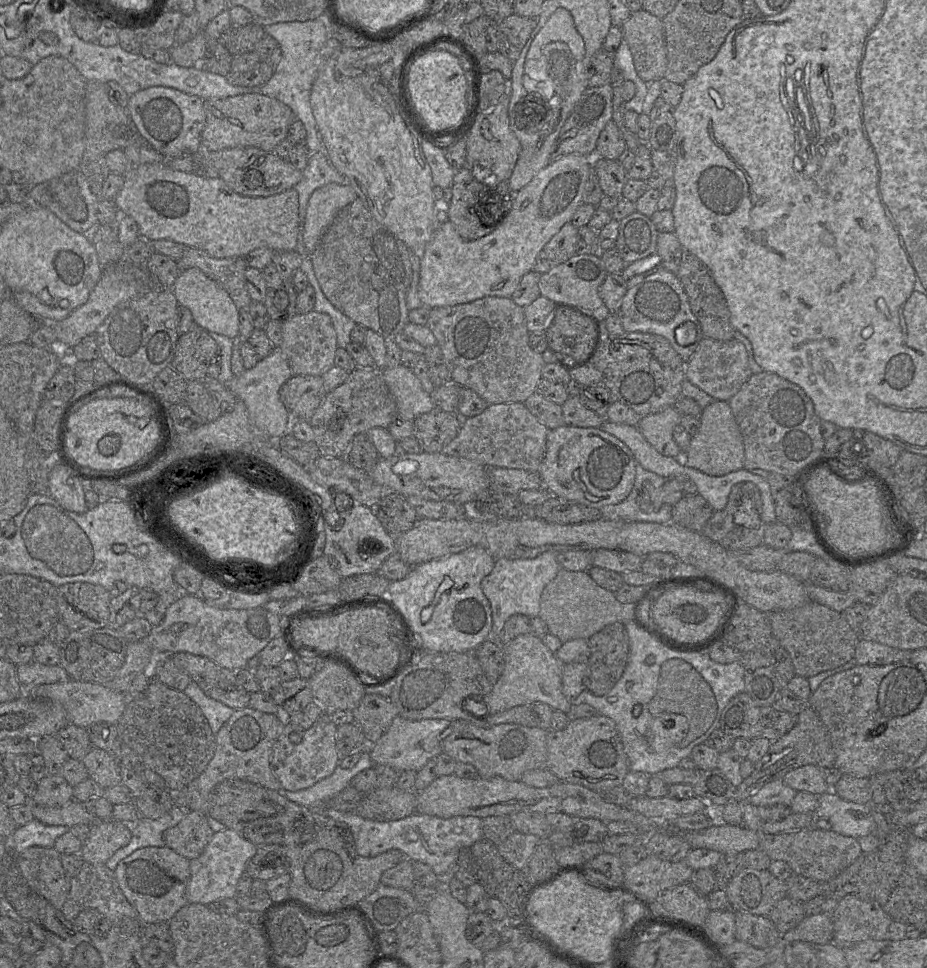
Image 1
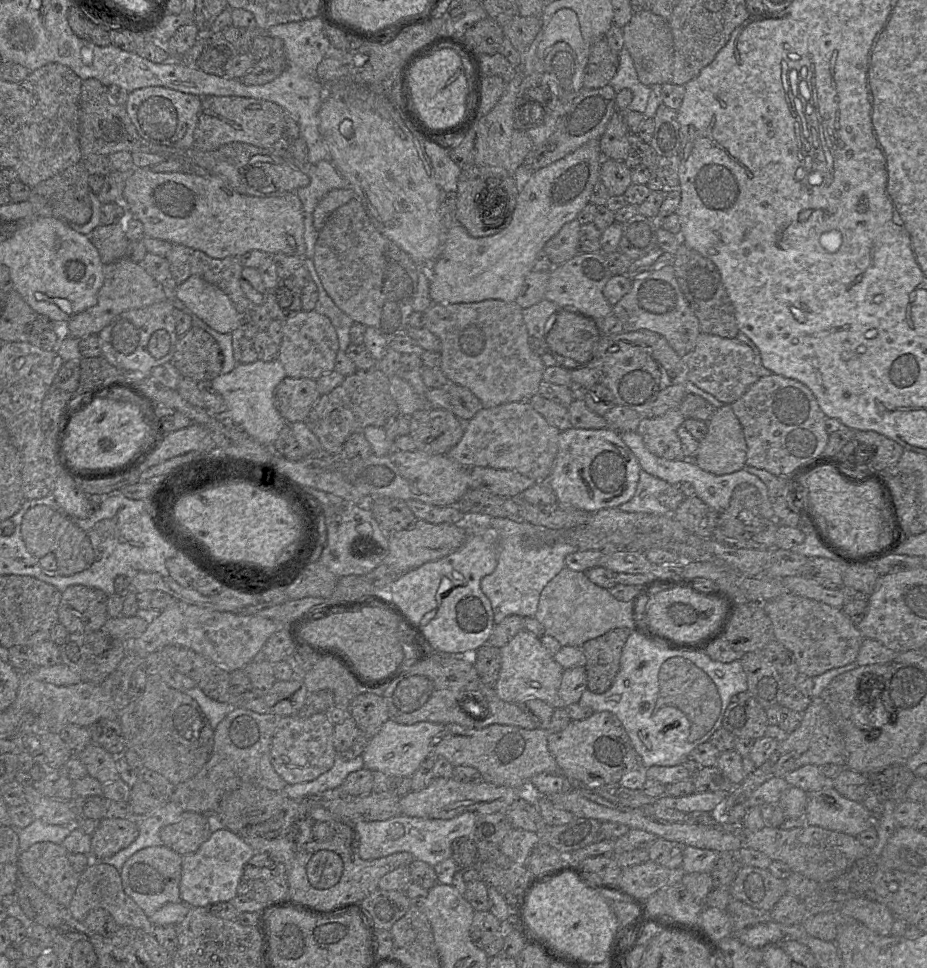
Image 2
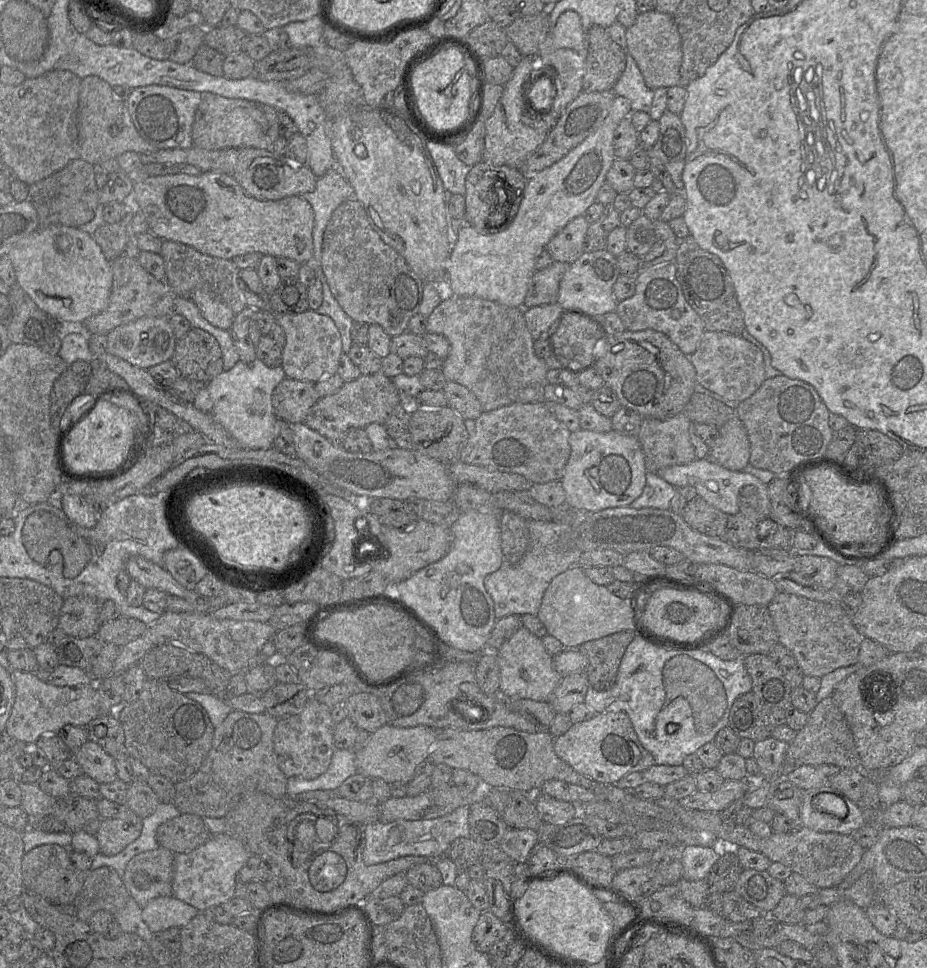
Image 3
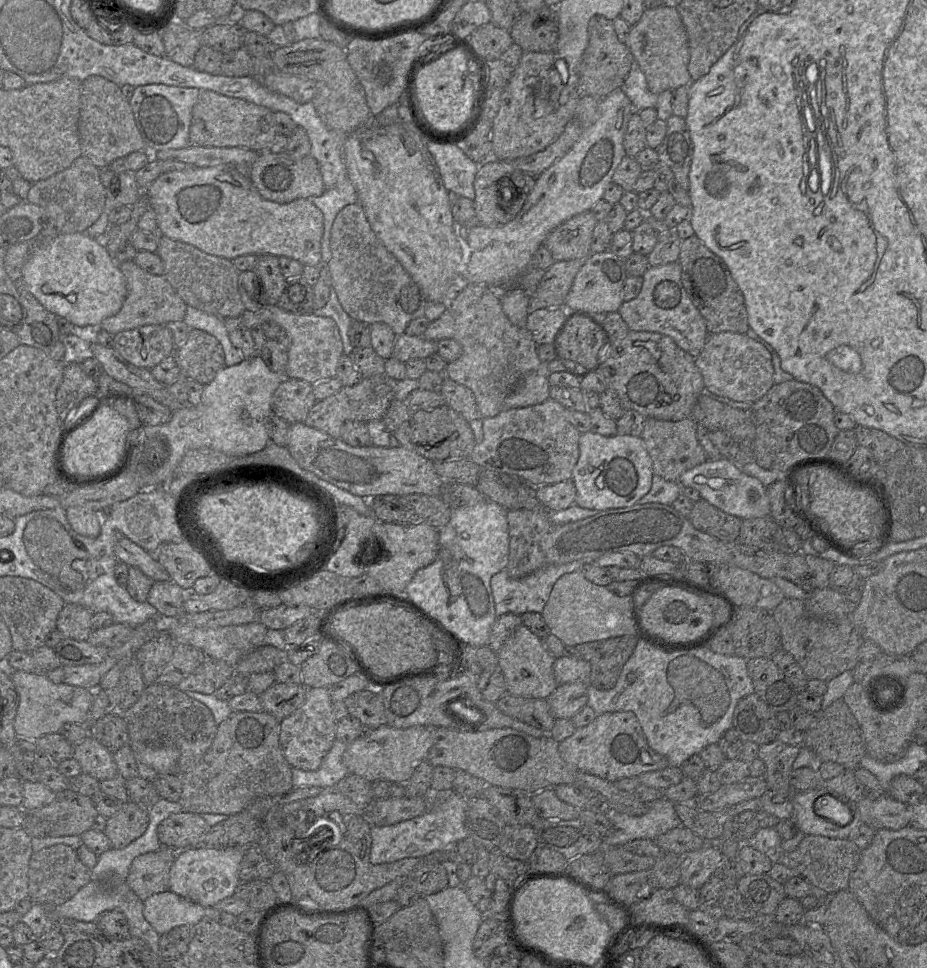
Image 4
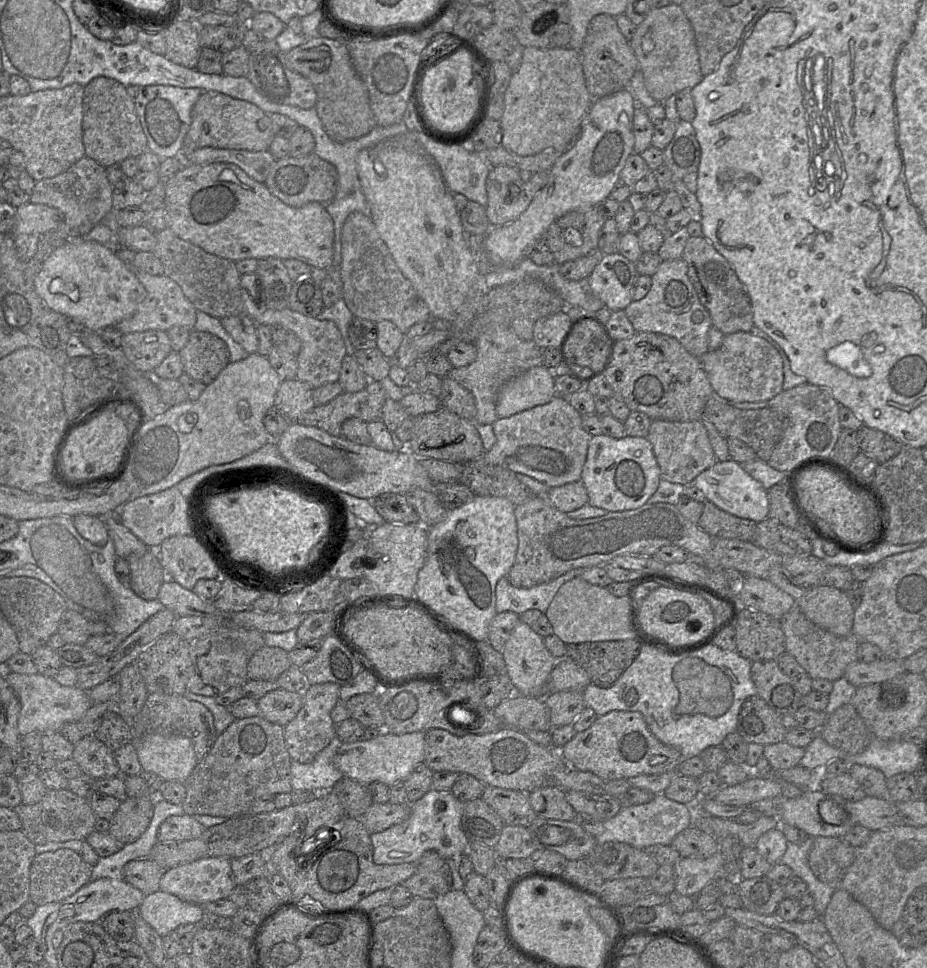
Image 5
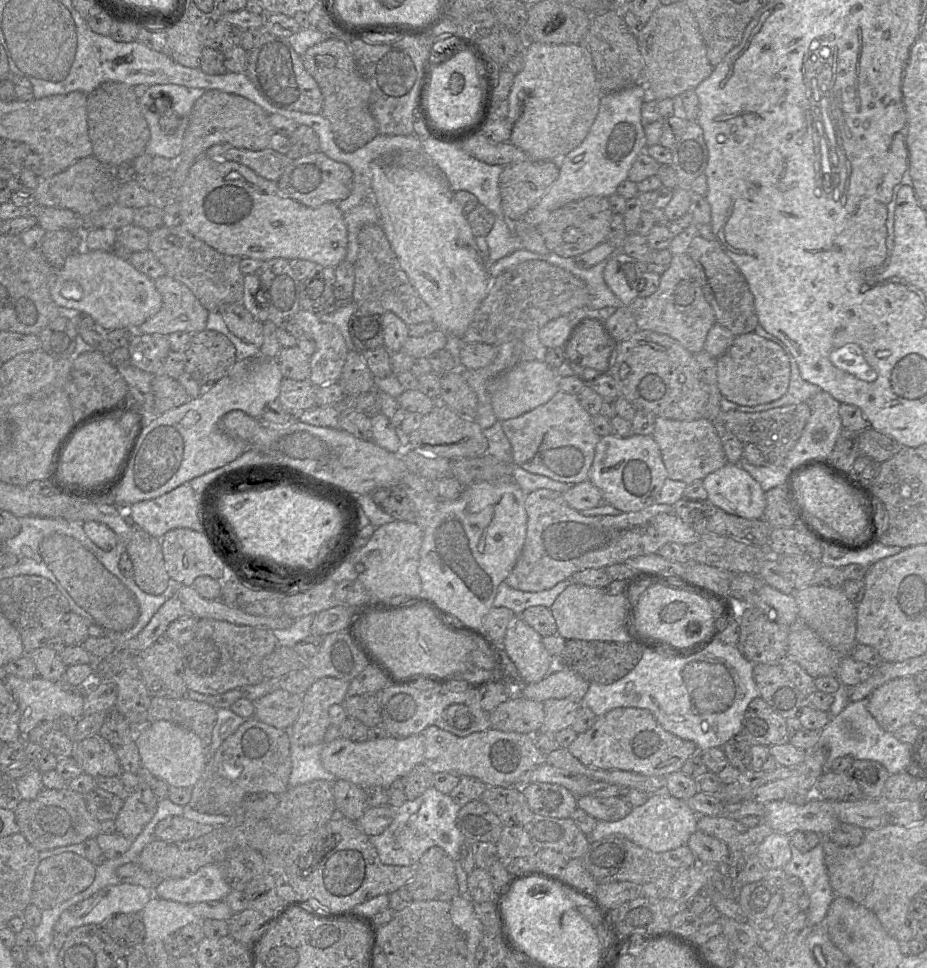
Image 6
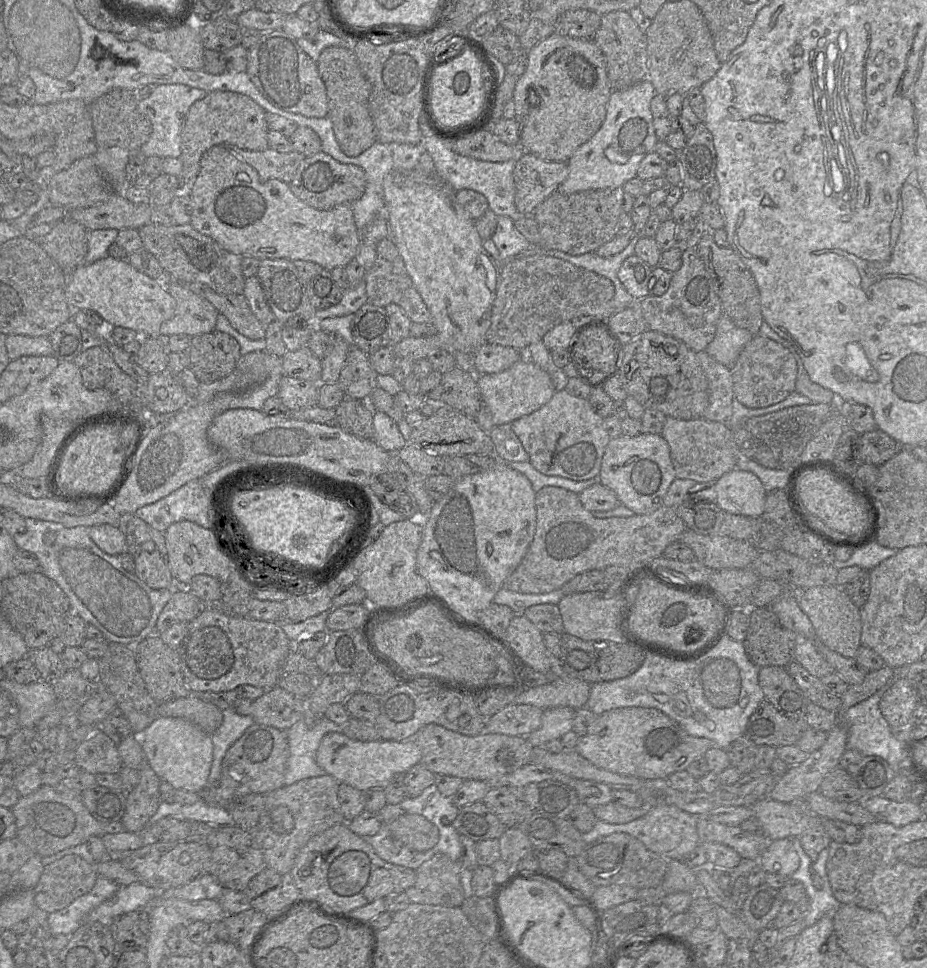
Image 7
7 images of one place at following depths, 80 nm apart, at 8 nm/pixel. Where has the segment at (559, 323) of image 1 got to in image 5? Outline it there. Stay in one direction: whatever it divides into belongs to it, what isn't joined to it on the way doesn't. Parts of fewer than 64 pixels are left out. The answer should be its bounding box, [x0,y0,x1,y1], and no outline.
[560,319,610,371]

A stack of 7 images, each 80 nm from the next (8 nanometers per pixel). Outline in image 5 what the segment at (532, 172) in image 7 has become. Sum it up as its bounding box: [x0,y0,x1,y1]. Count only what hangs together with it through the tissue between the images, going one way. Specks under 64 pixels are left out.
[485,166,549,227]

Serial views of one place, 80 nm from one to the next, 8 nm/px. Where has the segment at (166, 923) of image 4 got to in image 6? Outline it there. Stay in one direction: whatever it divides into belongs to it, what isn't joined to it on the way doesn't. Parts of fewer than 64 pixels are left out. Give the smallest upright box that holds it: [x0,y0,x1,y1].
[141,896,200,945]

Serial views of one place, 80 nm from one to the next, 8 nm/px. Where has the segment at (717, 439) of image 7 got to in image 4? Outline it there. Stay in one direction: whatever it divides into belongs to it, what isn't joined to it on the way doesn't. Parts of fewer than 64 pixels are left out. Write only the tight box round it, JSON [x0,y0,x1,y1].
[641,417,707,482]

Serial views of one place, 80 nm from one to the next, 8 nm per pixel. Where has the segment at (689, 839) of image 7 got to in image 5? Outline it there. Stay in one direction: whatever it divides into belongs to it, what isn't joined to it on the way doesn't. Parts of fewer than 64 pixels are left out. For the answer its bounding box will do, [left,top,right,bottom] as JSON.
[595,793,693,849]

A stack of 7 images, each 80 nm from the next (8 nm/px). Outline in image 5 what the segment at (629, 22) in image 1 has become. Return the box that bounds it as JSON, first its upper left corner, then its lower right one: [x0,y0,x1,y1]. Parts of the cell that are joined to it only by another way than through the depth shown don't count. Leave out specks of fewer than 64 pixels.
[630,3,703,103]

